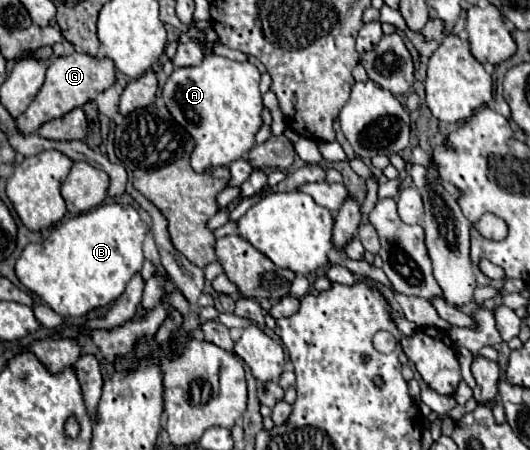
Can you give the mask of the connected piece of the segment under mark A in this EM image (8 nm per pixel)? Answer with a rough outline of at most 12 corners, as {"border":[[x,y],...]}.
{"border":[[205,55],[163,87],[207,173],[245,157],[261,123],[261,73]]}

